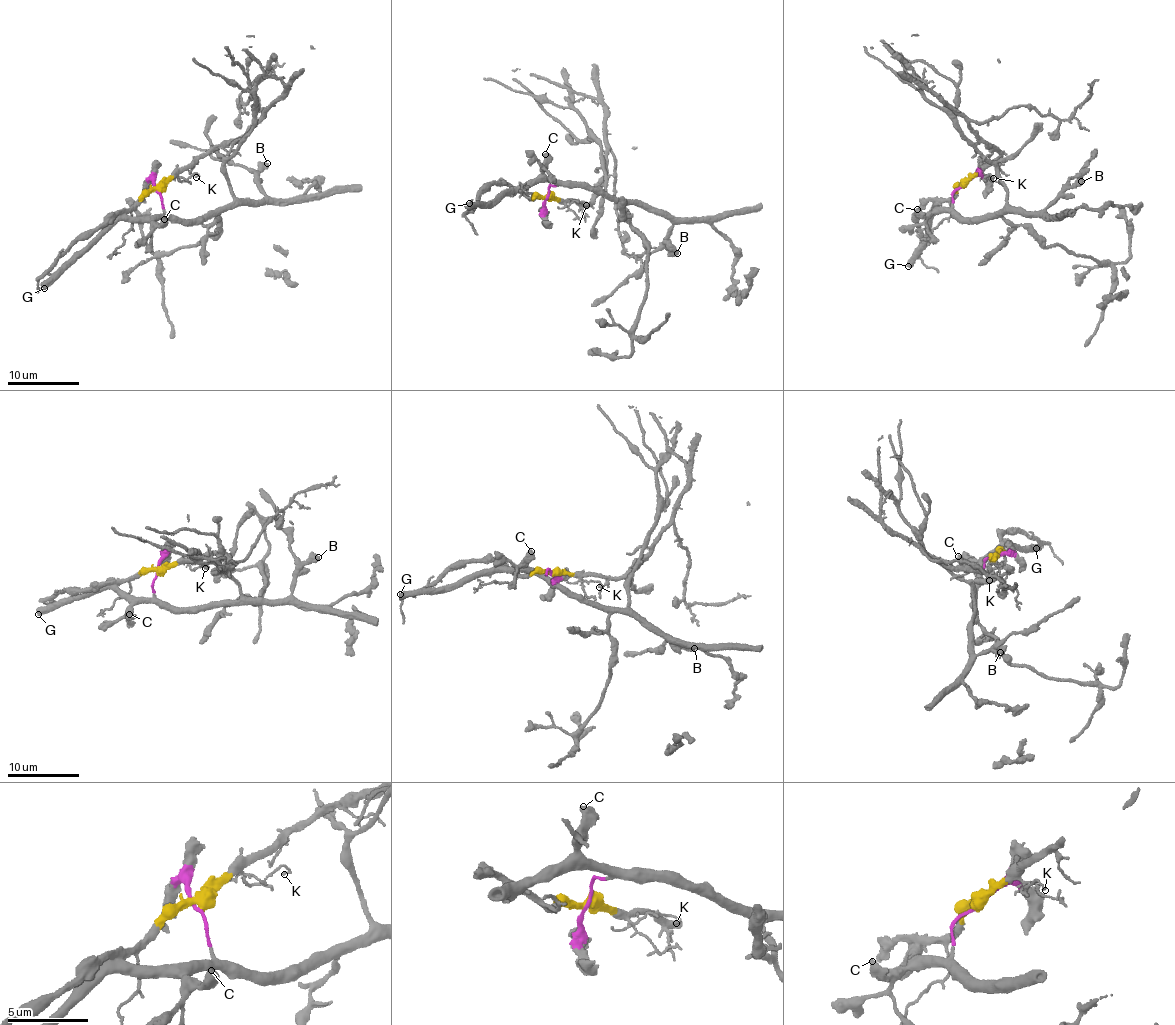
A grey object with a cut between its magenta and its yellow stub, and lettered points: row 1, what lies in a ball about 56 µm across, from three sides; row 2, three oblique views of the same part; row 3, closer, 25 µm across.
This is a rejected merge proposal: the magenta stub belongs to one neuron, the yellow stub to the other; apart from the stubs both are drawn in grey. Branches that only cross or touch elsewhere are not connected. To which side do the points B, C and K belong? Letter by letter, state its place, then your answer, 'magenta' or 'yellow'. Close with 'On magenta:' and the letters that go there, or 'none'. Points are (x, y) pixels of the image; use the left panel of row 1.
B: place (267, 163); magenta
C: place (164, 219); magenta
K: place (196, 177); yellow
On magenta: B, C

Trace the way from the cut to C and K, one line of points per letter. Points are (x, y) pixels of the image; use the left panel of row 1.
C: (157, 191), (163, 211), (157, 214), (153, 222), (158, 225), (164, 218)
K: (157, 191), (175, 175), (187, 180), (195, 172), (196, 177)

